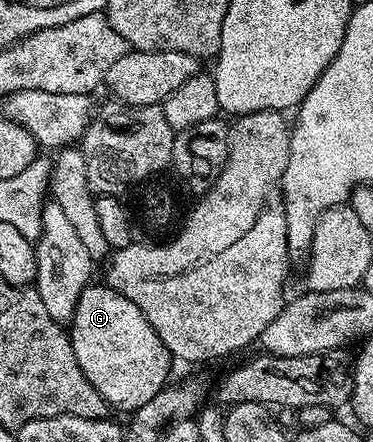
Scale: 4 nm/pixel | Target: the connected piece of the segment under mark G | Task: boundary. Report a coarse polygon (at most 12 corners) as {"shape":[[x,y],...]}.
{"shape":[[83,289],[68,328],[79,369],[132,413],[170,382],[139,305]]}

